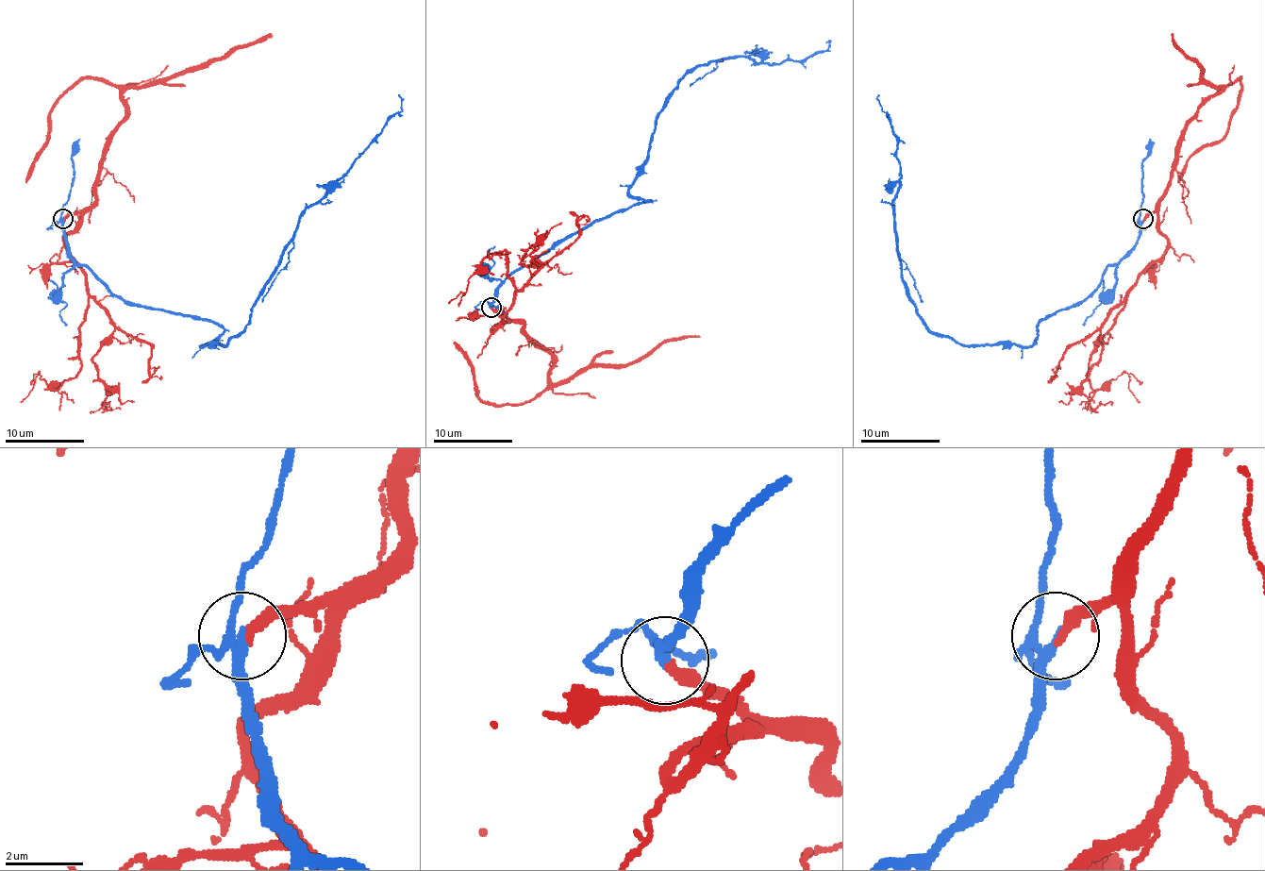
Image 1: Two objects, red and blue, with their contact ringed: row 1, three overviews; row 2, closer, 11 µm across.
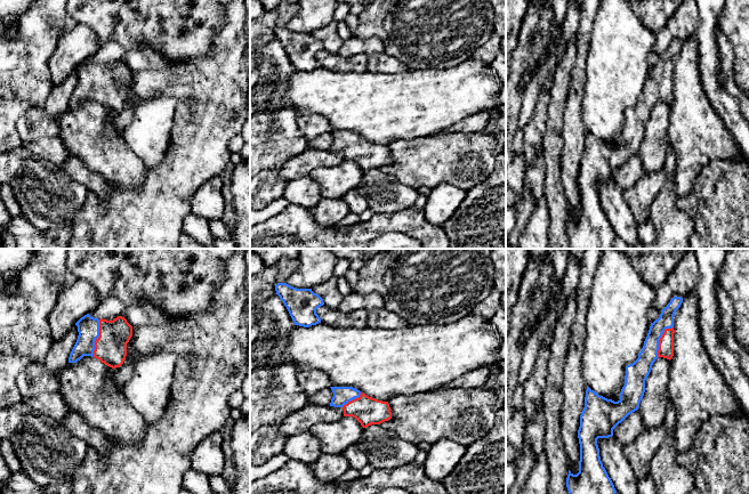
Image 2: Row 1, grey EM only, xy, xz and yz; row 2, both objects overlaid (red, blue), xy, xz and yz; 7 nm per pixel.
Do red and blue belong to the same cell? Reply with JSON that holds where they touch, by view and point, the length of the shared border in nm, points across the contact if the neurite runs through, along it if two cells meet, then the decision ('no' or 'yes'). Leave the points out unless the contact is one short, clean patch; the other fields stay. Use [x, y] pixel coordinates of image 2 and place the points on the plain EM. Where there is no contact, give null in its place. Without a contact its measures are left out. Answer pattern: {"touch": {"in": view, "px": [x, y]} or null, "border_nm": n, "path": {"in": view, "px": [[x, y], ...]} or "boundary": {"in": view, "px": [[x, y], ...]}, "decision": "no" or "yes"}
{"touch": {"in": "xy", "px": [98, 82]}, "border_nm": 260, "decision": "yes"}

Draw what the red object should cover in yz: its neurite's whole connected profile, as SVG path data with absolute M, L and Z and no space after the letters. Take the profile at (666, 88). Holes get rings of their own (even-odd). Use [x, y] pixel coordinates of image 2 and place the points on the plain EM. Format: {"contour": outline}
{"contour": "M674 41L661 55L660 62L651 67L644 90L638 98L638 103L626 111L625 130L620 137L620 144L614 146L599 140L587 130L585 141L585 153L580 160L580 171L578 183L580 188L579 217L573 219L569 214L566 232L569 235L569 249L614 249L617 237L614 229L609 221L599 201L597 189L598 183L613 180L613 173L621 168L629 159L637 155L645 137L645 124L647 123L652 110L658 102L671 104L674 100L674 60L680 51L683 42Z"}

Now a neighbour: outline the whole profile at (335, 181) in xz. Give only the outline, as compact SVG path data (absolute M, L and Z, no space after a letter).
M353 161L314 169L308 176L317 184L322 199L340 200L360 186L364 172Z

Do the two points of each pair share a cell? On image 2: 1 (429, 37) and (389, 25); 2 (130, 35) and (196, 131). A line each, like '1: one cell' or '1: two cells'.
1: one cell
2: two cells

